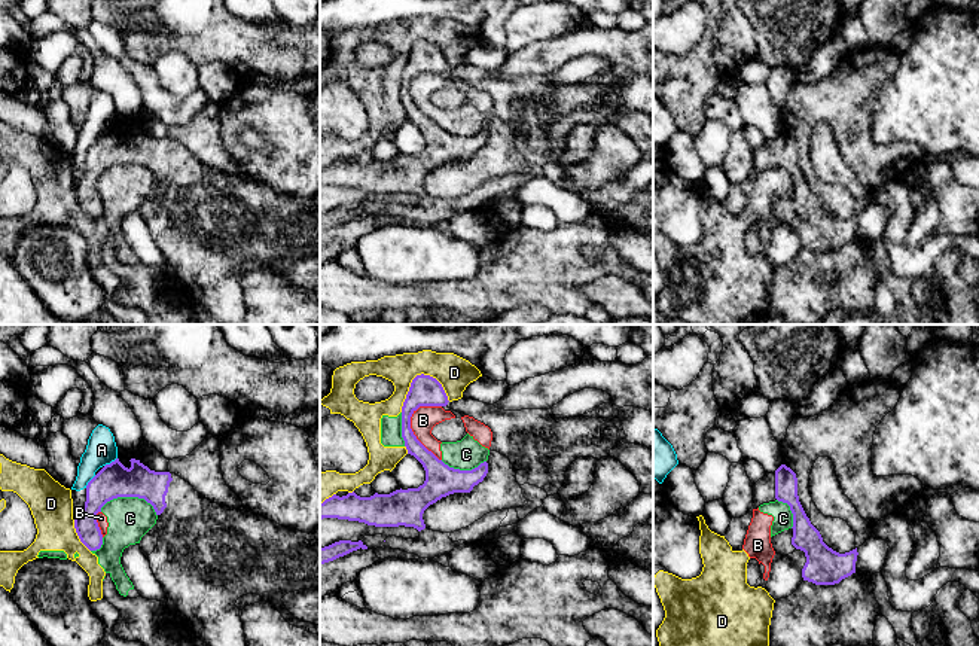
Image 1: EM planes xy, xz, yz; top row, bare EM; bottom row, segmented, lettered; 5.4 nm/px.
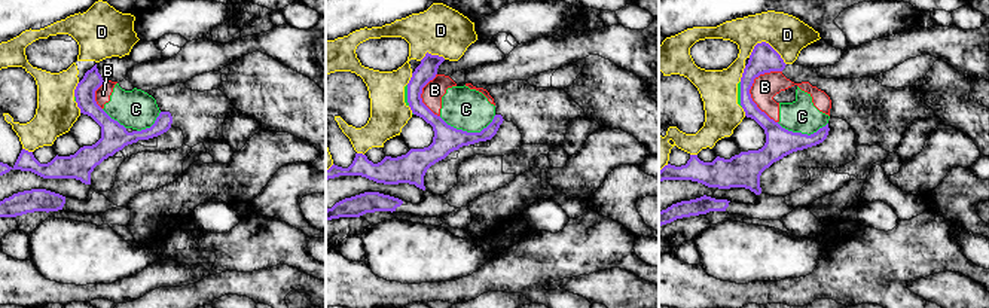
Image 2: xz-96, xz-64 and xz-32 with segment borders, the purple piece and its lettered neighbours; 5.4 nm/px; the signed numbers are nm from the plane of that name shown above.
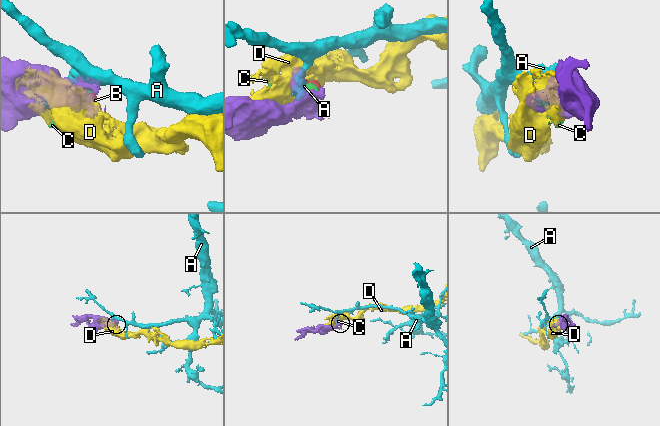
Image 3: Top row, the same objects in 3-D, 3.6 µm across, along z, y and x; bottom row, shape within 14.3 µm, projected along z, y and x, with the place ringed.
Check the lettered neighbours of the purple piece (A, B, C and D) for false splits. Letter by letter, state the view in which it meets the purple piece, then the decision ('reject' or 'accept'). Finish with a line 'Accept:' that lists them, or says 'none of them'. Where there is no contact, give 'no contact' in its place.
A: xy | reject
B: xz | reject
C: xy | reject
D: xz | reject
Accept: none of them

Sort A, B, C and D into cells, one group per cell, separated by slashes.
A / B C D

